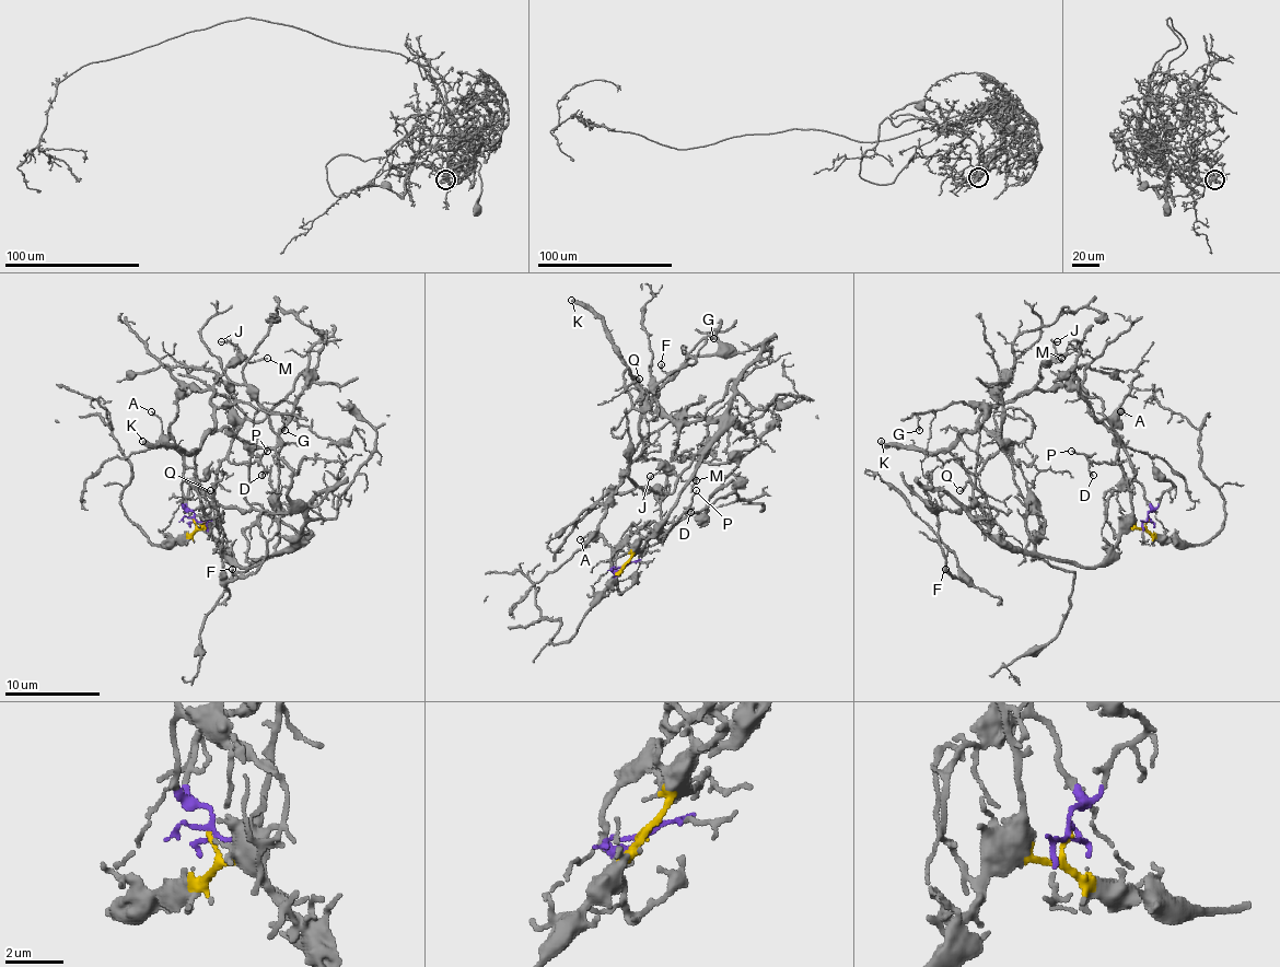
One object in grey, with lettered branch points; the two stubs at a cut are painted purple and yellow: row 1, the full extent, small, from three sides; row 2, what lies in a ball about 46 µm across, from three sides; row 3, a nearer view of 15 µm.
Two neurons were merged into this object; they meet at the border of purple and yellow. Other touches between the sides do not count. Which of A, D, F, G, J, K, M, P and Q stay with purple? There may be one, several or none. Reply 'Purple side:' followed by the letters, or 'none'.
Purple side: A, G, J, K, M, Q

